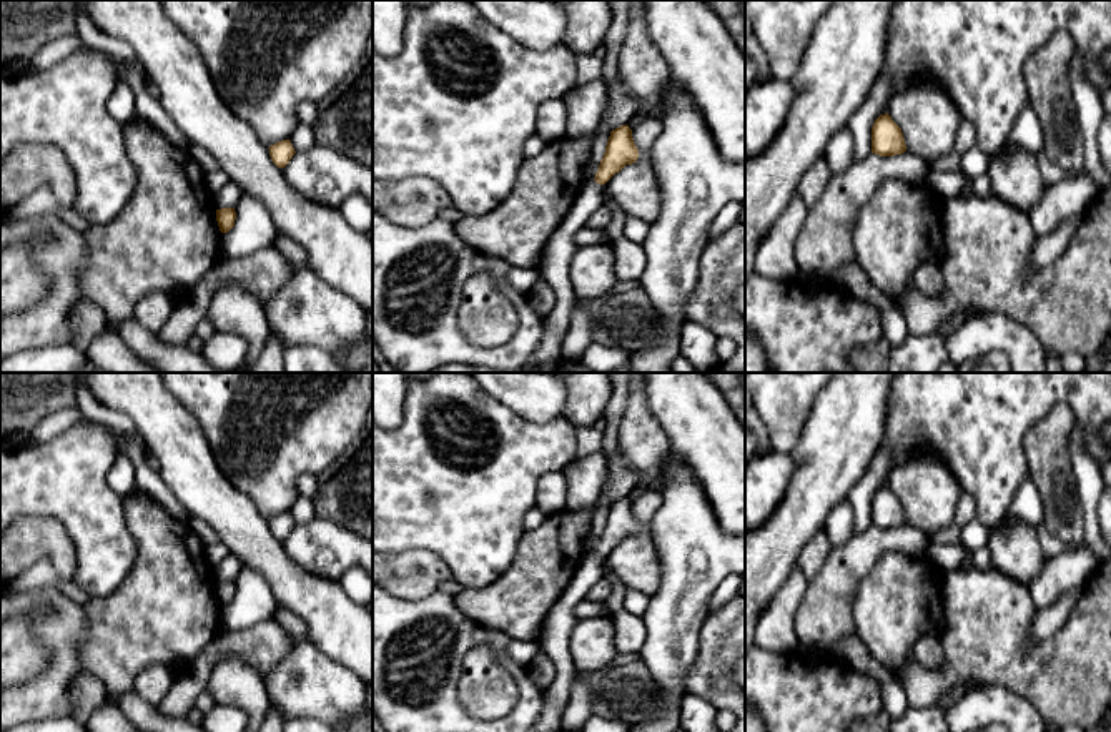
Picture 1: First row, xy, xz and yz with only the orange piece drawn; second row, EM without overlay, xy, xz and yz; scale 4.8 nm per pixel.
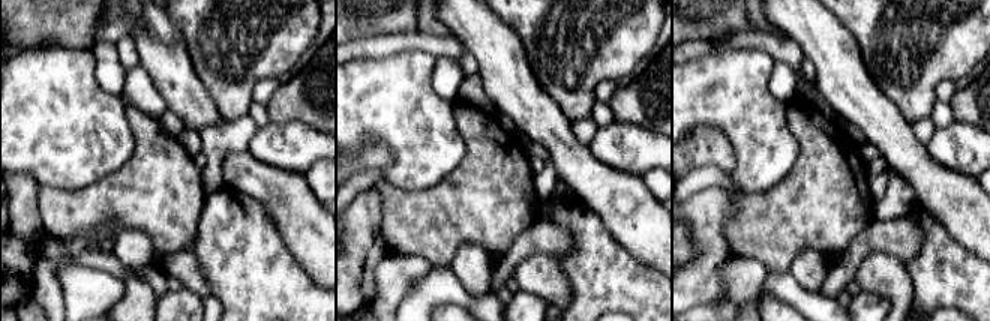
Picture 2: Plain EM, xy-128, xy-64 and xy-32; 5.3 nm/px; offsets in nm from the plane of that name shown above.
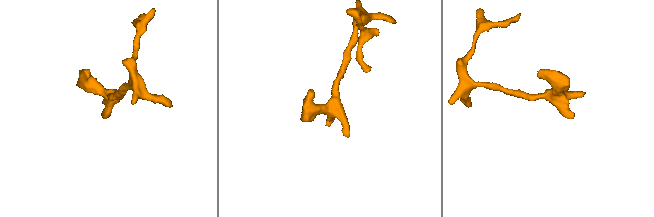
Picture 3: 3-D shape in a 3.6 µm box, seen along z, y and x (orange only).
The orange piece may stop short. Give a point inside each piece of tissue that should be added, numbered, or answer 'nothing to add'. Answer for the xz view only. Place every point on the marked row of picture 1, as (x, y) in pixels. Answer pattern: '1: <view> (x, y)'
1: xz (554, 265)

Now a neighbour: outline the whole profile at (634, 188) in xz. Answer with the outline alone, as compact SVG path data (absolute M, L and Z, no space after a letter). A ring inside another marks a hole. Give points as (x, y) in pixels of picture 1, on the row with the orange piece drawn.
M645 120L632 130L639 150L637 161L625 165L602 185L605 195L620 206L625 216L640 218L647 223L657 220L662 210L662 195L650 160L652 145L660 131L662 123L657 120Z

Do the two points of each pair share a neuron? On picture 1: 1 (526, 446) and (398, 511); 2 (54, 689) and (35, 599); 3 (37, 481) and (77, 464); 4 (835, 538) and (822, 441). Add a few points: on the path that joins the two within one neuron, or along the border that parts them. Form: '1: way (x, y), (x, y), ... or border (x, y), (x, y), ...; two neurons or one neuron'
1: way (494, 473), (488, 479), (441, 479), (429, 483); one neuron
2: way (60, 667), (60, 634), (47, 621); one neuron
3: way (47, 479), (62, 479), (67, 474); one neuron
4: border (845, 498), (830, 511), (822, 526); two neurons

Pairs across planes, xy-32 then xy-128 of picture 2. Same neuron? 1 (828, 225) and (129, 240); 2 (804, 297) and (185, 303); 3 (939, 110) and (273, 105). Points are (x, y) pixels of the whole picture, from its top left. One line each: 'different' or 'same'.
1: different
2: different
3: different

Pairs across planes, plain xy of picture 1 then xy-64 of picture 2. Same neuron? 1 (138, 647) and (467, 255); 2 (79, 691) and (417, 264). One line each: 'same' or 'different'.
1: different
2: same

